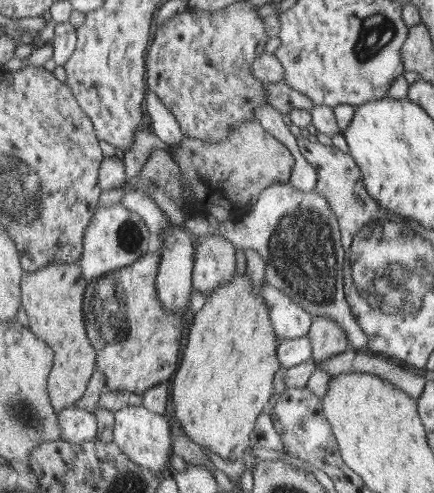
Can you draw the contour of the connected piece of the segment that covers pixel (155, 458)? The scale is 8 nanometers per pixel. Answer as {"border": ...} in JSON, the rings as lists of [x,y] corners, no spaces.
{"border":[[[126,405],[114,413],[115,424],[113,429],[113,442],[121,448],[122,453],[130,457],[138,466],[148,468],[158,474],[158,470],[164,470],[170,456],[172,436],[170,426],[162,413],[155,413],[144,405]]]}

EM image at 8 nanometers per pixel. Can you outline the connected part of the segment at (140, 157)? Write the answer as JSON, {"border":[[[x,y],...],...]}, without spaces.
{"border":[[[140,125],[138,131],[134,131],[134,143],[130,149],[124,150],[123,159],[124,168],[126,171],[126,181],[133,176],[138,176],[142,171],[144,163],[150,158],[153,149],[165,149],[168,146],[162,142],[150,128]]]}

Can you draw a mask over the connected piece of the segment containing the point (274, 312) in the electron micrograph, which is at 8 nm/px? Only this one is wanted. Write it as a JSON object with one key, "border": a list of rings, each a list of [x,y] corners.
{"border":[[[265,280],[262,285],[262,298],[270,308],[270,322],[281,340],[296,339],[309,334],[312,316],[286,298],[282,290],[268,285]]]}

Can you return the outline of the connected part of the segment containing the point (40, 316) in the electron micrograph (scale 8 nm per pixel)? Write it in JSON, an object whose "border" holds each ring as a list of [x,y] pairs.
{"border":[[[54,262],[36,271],[30,271],[22,280],[22,306],[32,329],[42,340],[54,344],[58,360],[54,376],[50,376],[50,398],[59,411],[74,406],[88,390],[89,380],[93,379],[97,367],[97,348],[88,342],[86,332],[85,296],[88,280],[76,263]]]}

